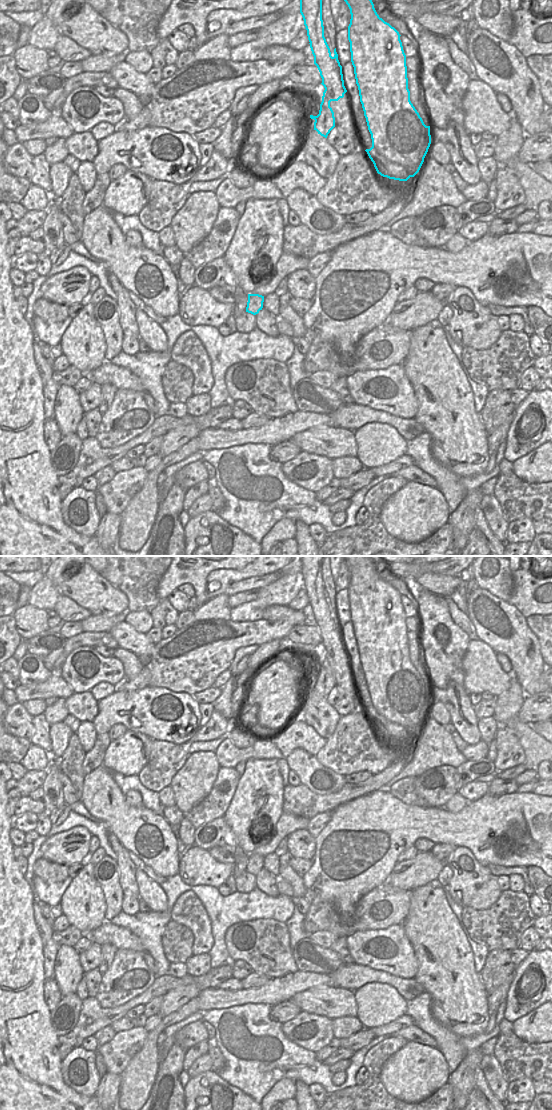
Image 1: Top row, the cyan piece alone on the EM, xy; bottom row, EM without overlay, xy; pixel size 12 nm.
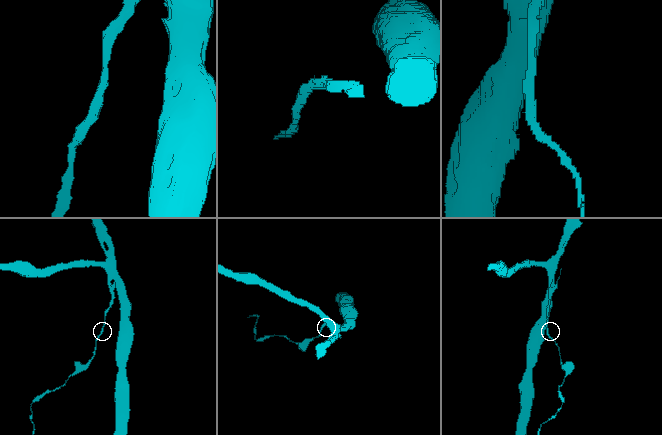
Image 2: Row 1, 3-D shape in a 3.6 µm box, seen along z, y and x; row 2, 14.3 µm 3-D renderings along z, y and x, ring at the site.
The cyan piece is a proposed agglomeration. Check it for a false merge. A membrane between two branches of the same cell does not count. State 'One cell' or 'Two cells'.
Two cells.

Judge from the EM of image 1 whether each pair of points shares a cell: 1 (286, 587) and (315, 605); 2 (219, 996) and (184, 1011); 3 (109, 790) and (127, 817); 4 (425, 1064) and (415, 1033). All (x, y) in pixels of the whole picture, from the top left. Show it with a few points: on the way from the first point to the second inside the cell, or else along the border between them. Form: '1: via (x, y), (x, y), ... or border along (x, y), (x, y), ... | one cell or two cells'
1: border along (299, 566), (299, 572), (304, 581), (305, 588) | two cells
2: border along (197, 997), (200, 1011) | two cells
3: via (112, 797), (112, 802), (120, 810) | one cell
4: border along (408, 1041), (436, 1048) | two cells

